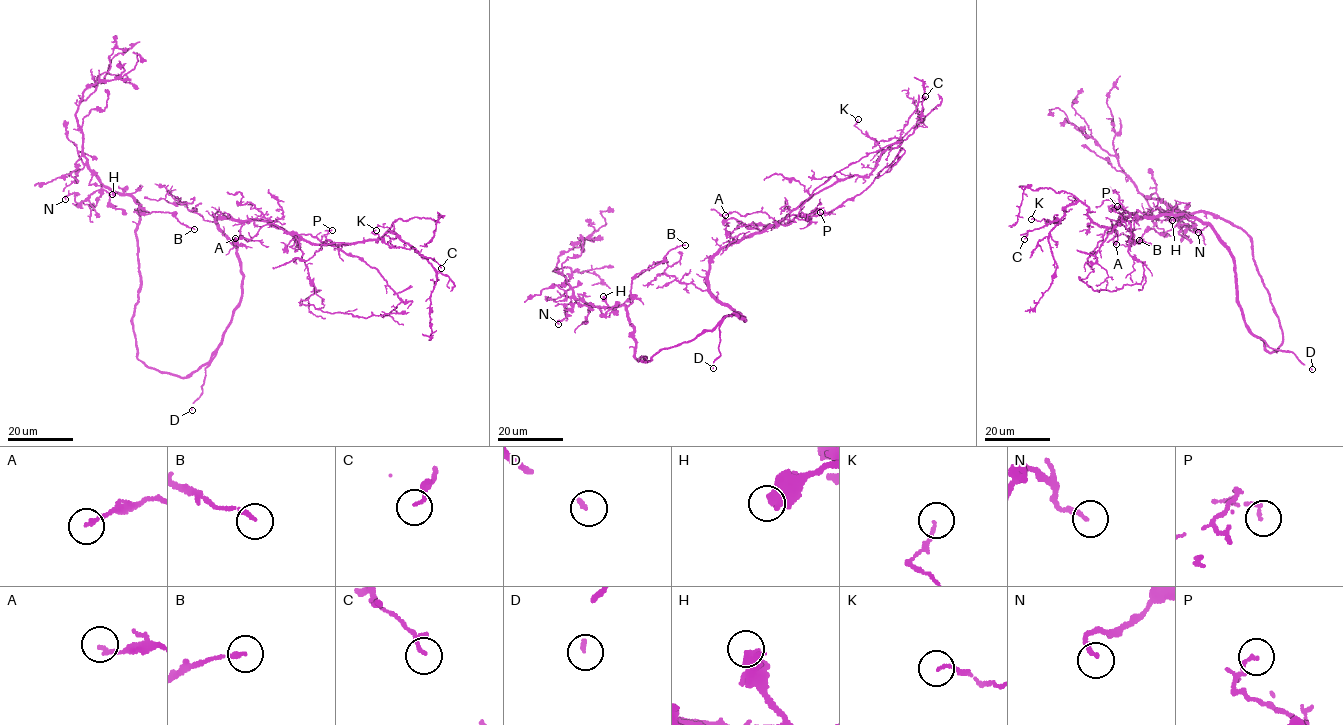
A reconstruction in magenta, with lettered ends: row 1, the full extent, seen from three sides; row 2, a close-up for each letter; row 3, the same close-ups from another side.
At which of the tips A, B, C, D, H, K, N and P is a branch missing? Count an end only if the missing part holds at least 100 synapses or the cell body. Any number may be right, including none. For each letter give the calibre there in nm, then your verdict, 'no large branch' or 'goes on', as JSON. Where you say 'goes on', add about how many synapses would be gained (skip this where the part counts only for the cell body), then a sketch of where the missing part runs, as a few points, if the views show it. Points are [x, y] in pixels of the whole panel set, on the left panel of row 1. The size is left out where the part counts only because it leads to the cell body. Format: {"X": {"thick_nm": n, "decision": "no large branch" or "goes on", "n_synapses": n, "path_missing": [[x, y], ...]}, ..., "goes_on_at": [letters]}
{"A": {"thick_nm": 150, "decision": "no large branch"}, "B": {"thick_nm": 160, "decision": "no large branch"}, "C": {"thick_nm": 90, "decision": "no large branch"}, "D": {"thick_nm": 140, "decision": "goes on"}, "H": {"thick_nm": 500, "decision": "no large branch"}, "K": {"thick_nm": 120, "decision": "no large branch"}, "N": {"thick_nm": 170, "decision": "no large branch"}, "P": {"thick_nm": 150, "decision": "no large branch"}, "goes_on_at": ["D"]}

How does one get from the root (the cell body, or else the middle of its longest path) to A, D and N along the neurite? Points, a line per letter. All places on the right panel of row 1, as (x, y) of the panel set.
A: (1244, 317), (1233, 255), (1208, 225), (1184, 214), (1140, 218), (1133, 212), (1123, 220), (1111, 220), (1116, 244)
D: (1244, 317), (1257, 337), (1271, 348), (1292, 351), (1312, 369)
N: (1244, 317), (1277, 351), (1283, 331), (1251, 237), (1209, 213), (1179, 213), (1179, 233), (1198, 232)

